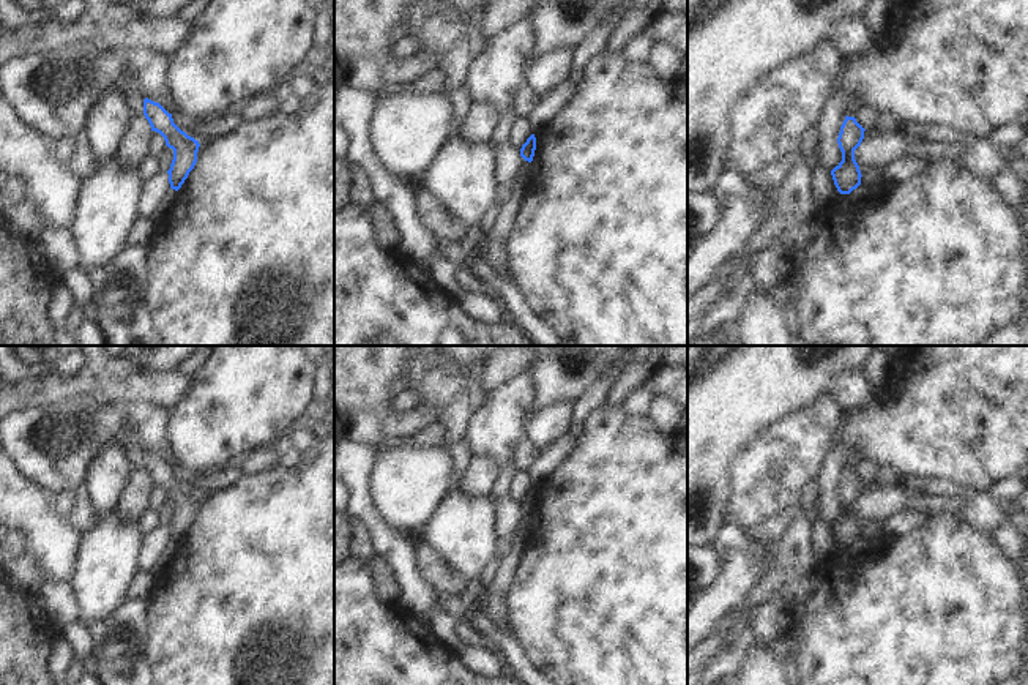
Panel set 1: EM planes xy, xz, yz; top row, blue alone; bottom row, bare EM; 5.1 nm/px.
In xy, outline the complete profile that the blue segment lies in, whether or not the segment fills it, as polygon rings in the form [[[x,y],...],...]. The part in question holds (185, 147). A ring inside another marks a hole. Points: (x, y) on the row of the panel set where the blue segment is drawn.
[[[145,98],[143,115],[148,120],[151,131],[159,133],[164,137],[166,145],[173,150],[173,159],[167,174],[170,188],[178,191],[197,163],[200,144],[181,131],[173,123],[172,114],[159,103]]]

